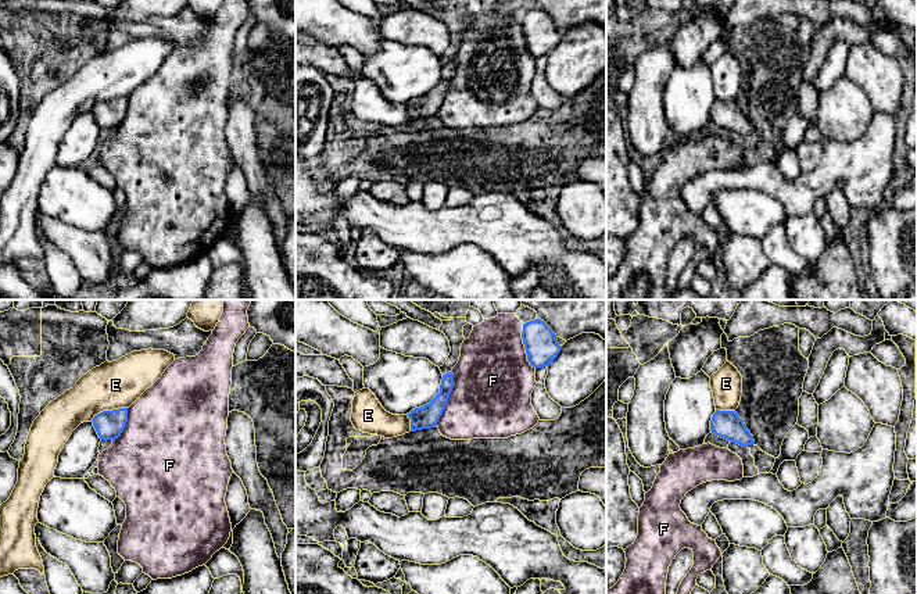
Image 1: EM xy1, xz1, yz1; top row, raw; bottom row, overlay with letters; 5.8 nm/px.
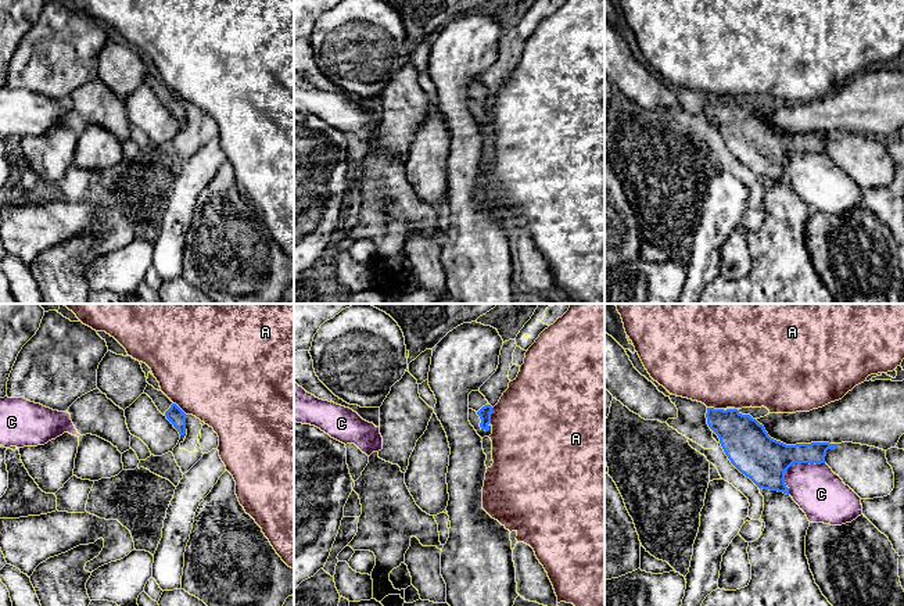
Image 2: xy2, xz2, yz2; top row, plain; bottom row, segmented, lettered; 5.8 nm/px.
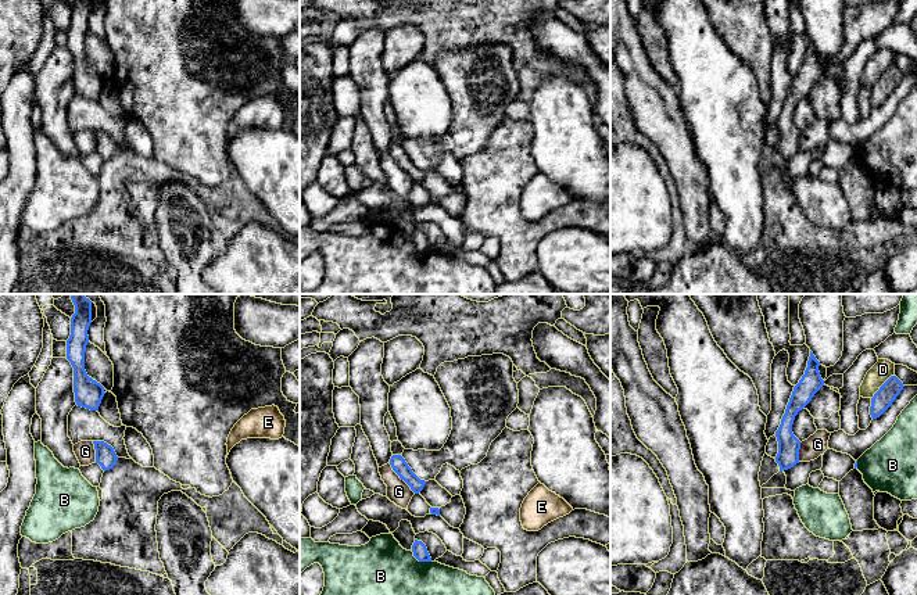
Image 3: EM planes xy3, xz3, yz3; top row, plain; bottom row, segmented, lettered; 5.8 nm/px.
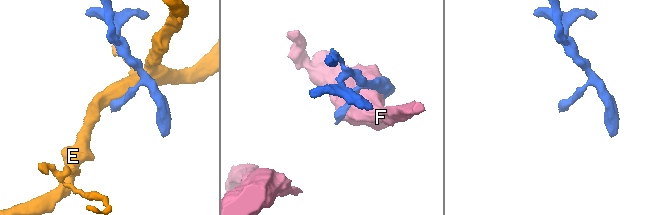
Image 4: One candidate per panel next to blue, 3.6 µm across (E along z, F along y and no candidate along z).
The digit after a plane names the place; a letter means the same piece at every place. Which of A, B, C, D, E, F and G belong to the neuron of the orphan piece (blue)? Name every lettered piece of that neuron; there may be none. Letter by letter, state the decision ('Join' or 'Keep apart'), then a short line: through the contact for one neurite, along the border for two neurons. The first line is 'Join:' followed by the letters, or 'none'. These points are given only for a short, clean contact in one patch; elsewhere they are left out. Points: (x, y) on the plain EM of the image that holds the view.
Join: none
A: Keep apart. Line: yz2 (707, 96), (723, 99)
B: Keep apart
C: Keep apart
D: Keep apart
E: Keep apart. Line: xy1 (126, 96), (100, 100), (90, 110)
F: Keep apart
G: Keep apart. Line: xz3 (389, 153), (415, 182)

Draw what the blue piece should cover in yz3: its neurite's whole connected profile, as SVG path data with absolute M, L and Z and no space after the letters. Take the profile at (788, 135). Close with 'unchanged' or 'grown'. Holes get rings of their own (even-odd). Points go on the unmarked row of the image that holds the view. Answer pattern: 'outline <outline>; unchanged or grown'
outline M810 40L805 64L794 76L785 103L781 108L781 114L775 121L778 130L775 151L778 153L780 159L788 159L799 153L800 130L794 125L792 114L798 101L802 100L812 90L814 83L824 75L819 55L820 51Z; unchanged

